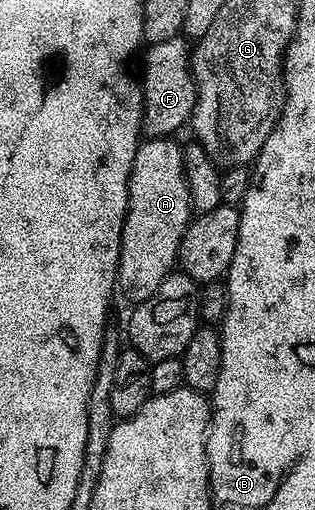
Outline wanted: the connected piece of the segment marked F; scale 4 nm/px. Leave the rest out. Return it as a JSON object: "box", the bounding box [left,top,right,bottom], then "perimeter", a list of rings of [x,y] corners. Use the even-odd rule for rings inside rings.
{"box":[140,36,196,138],"perimeter":[[[185,36],[155,41],[145,50],[146,66],[140,76],[142,91],[142,133],[147,138],[173,138],[181,125],[185,126],[194,113],[196,91],[192,72],[192,45]]]}

